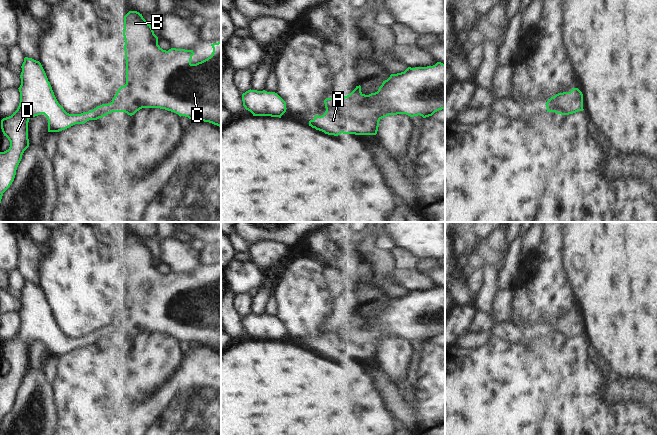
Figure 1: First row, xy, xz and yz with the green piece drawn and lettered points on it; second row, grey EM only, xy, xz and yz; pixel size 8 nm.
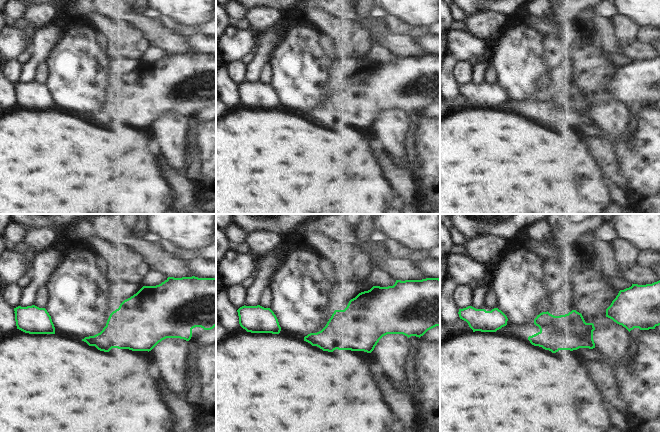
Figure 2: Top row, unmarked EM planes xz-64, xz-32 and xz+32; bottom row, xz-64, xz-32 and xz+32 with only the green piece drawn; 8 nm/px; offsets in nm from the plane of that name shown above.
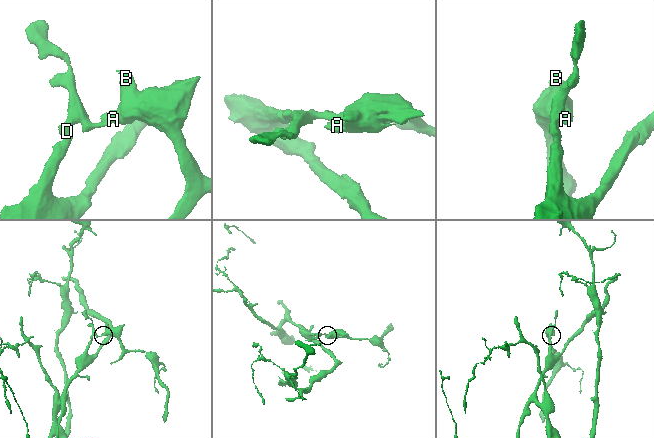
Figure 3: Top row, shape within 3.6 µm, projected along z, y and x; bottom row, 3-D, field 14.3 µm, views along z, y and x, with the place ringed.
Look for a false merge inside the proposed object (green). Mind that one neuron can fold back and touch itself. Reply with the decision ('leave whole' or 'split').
split

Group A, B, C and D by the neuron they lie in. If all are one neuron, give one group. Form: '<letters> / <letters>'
A B C / D

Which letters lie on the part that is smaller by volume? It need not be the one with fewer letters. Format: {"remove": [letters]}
{"remove": ["A", "B", "C"]}

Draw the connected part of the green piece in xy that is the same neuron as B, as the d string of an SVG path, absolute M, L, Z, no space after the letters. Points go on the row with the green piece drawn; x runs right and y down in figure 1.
M129 11L124 16L123 36L125 40L124 50L125 50L125 60L126 60L126 84L118 89L116 95L112 99L111 104L114 108L114 112L125 112L128 115L132 116L142 108L160 108L174 112L178 114L180 117L185 116L188 117L189 119L209 122L221 128L221 42L211 44L213 52L210 57L196 64L192 64L191 59L192 56L194 55L193 50L176 49L176 48L171 48L168 51L163 50L158 45L158 37L154 34L151 25L148 24L146 20L143 18L142 14L140 14L137 11Z

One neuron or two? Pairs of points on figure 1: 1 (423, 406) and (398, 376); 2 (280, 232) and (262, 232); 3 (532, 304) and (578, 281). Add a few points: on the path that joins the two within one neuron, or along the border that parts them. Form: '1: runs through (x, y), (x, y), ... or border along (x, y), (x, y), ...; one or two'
1: border along (408, 385), (401, 388); two
2: runs through (276, 232), (266, 232); one
3: border along (569, 282), (572, 286); two

